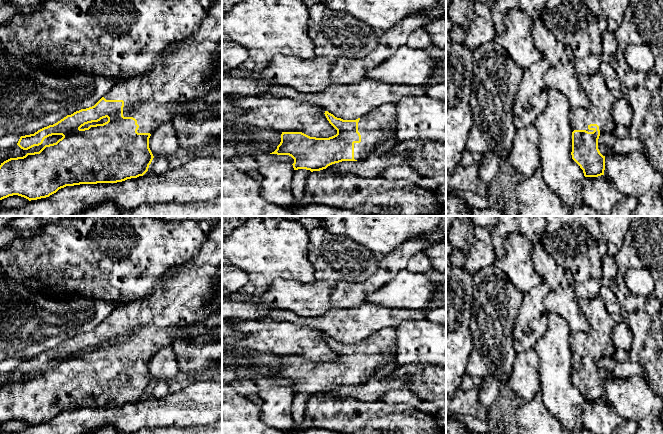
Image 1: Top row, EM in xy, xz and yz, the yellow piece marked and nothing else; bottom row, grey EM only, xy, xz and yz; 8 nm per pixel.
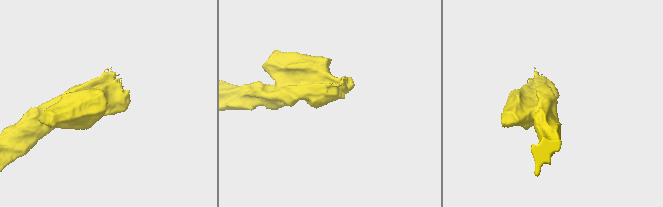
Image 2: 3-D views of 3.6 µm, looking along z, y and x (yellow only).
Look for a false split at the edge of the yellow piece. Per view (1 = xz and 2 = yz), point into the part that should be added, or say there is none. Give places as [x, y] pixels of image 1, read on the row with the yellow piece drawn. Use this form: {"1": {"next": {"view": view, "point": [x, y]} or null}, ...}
{"1": {"next": {"view": "xz", "point": [380, 124]}}, "2": {"next": {"view": "yz", "point": [601, 98]}}}

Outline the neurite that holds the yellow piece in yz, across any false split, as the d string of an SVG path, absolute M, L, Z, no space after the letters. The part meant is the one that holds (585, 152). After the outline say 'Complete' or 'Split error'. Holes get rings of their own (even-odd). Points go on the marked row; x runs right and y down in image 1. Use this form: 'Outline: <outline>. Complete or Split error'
Outline: M599 72L579 77L579 80L590 100L590 107L570 110L573 130L571 155L585 177L598 177L604 175L605 170L605 156L598 149L598 139L616 127L612 118L615 97Z. Split error

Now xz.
Outline: M385 104L375 108L356 120L343 120L325 111L329 123L337 130L337 134L329 138L310 137L302 132L282 132L281 142L270 154L289 155L294 159L294 170L306 169L320 171L342 161L365 160L377 153L377 146L390 137L396 136L396 105Z. Split error

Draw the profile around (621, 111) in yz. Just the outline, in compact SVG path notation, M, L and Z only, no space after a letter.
M622 97L615 99L612 105L612 118L615 125L629 127L631 123L632 110L628 101Z

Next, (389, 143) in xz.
M396 136L390 137L377 146L377 151L380 151L380 152L388 151L392 149L397 143L398 143L398 140Z

